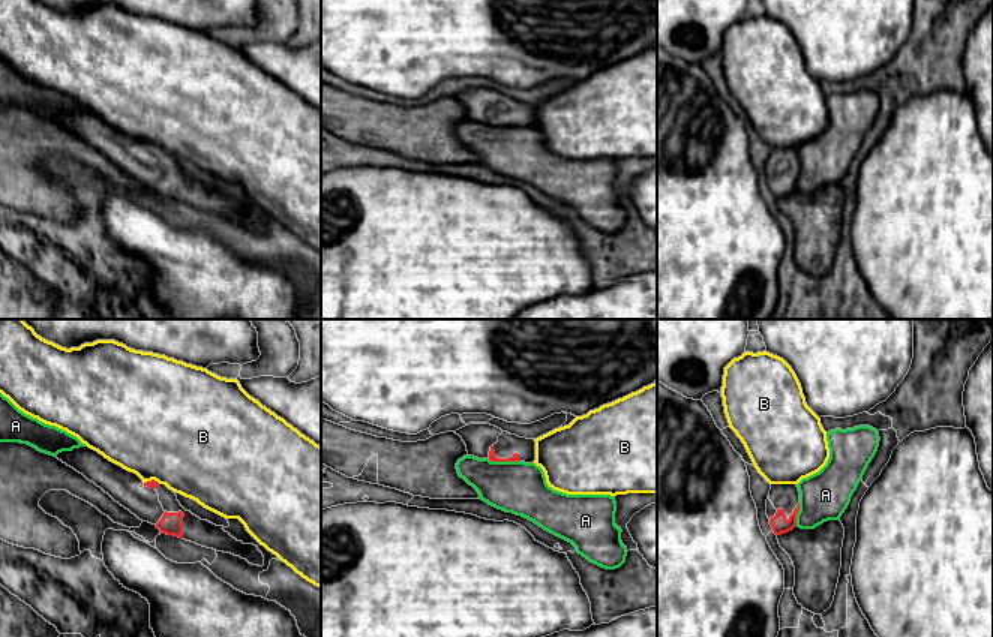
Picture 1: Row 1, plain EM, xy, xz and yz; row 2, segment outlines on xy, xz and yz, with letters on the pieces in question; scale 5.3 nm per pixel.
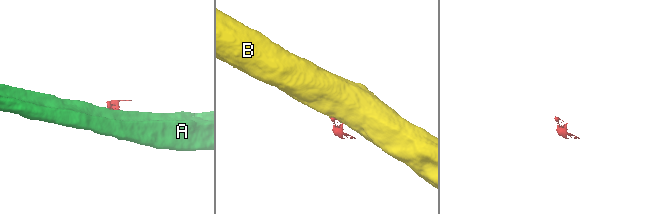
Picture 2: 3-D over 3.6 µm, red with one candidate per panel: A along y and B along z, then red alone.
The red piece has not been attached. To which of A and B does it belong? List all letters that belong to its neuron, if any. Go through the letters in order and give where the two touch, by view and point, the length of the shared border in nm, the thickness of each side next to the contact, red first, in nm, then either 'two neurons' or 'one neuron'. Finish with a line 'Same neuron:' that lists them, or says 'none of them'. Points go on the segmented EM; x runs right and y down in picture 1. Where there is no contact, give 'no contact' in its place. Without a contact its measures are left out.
A: meets red in xz at (503, 460); contact 170 nm long; 50 nm thick on the red side, 280 nm on the other; two neurons
B: meets red in xy at (152, 480); contact 90 nm long; 50 nm thick on the red side, 500 nm on the other; two neurons
Same neuron: none of them

